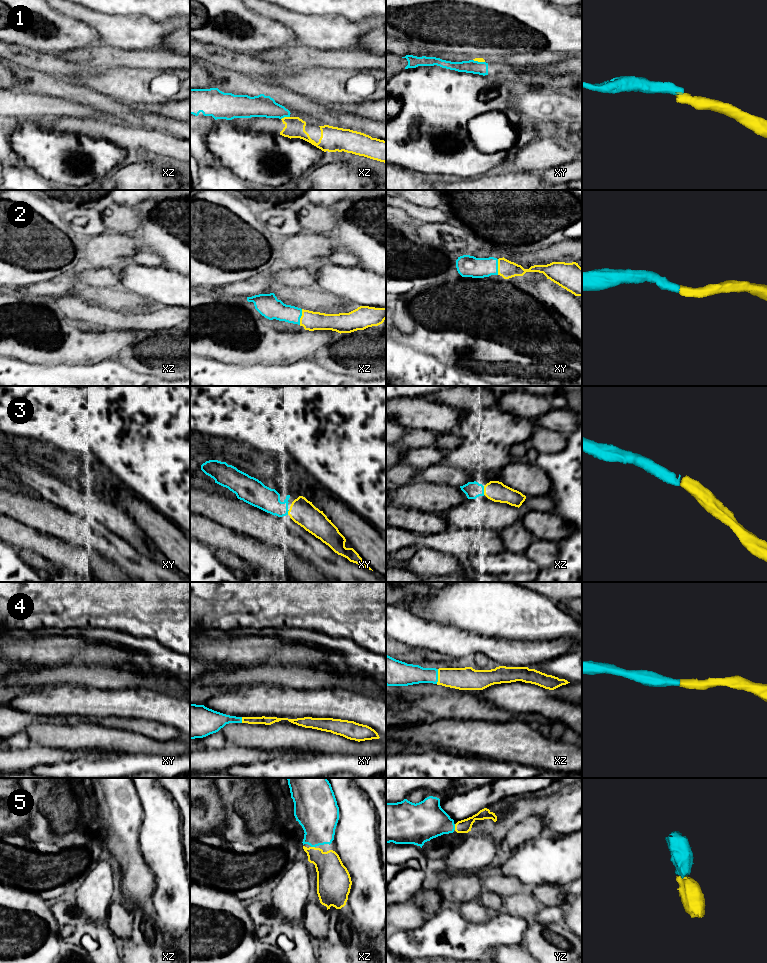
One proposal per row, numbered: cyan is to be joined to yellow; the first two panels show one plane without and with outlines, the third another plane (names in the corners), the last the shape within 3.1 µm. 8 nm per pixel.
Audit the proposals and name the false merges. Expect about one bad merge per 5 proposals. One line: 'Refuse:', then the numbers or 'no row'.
Refuse: 1

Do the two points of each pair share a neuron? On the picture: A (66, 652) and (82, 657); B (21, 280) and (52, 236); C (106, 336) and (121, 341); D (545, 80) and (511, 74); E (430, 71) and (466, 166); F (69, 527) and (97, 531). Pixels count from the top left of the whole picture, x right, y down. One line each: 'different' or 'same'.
A: same
B: same
C: same
D: same
E: same
F: same

